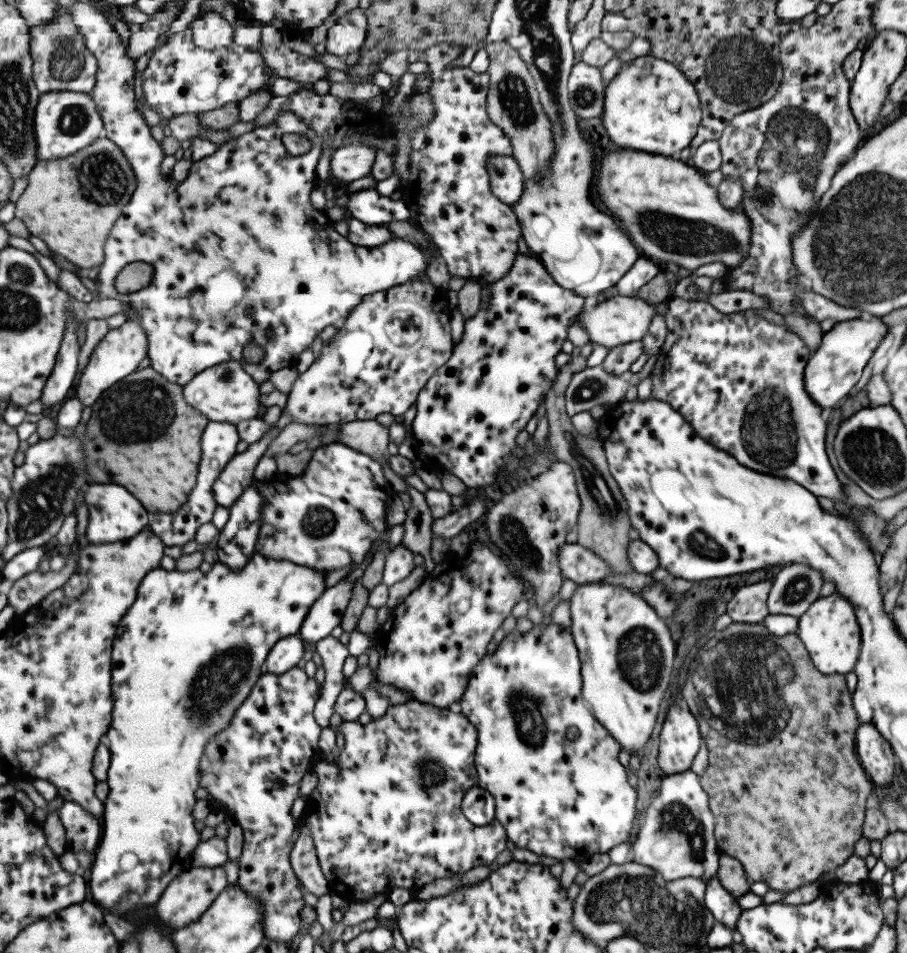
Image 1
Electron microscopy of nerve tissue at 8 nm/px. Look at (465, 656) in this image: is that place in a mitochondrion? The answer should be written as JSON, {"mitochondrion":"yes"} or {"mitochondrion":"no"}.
{"mitochondrion":"no"}

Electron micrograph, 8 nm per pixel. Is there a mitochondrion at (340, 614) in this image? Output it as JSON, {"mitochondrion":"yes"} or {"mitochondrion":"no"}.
{"mitochondrion":"no"}

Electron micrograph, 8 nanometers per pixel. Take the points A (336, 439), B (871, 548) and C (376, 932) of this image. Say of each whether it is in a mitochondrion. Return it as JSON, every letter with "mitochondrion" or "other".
{"A":"other","B":"other","C":"other"}

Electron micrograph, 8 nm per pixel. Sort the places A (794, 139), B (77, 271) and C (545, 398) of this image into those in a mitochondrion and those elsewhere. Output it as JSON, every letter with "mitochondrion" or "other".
{"A":"mitochondrion","B":"other","C":"other"}

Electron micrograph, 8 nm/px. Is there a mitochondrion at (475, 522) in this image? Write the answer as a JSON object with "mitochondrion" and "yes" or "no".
{"mitochondrion":"no"}

